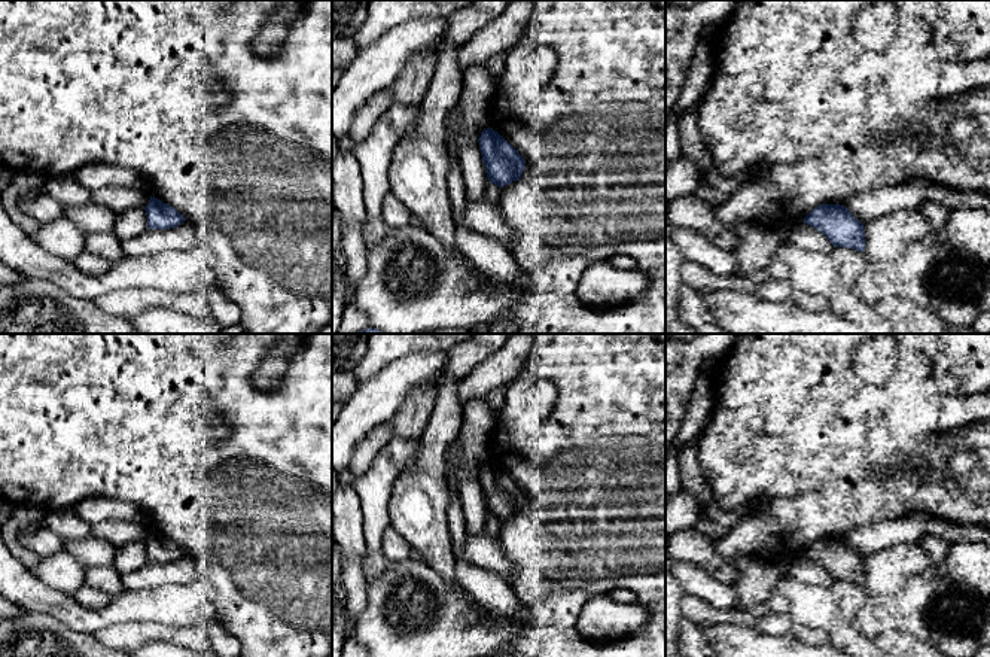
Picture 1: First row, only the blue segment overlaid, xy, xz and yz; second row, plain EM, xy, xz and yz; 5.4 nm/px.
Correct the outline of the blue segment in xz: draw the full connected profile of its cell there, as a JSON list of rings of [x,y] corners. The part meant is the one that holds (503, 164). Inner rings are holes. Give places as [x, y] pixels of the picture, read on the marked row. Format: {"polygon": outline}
{"polygon": [[[488,127],[481,133],[478,143],[490,183],[503,188],[521,179],[526,161],[503,136]]]}

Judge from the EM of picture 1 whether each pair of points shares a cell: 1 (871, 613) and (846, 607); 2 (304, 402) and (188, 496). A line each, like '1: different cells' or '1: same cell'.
1: different cells
2: same cell

